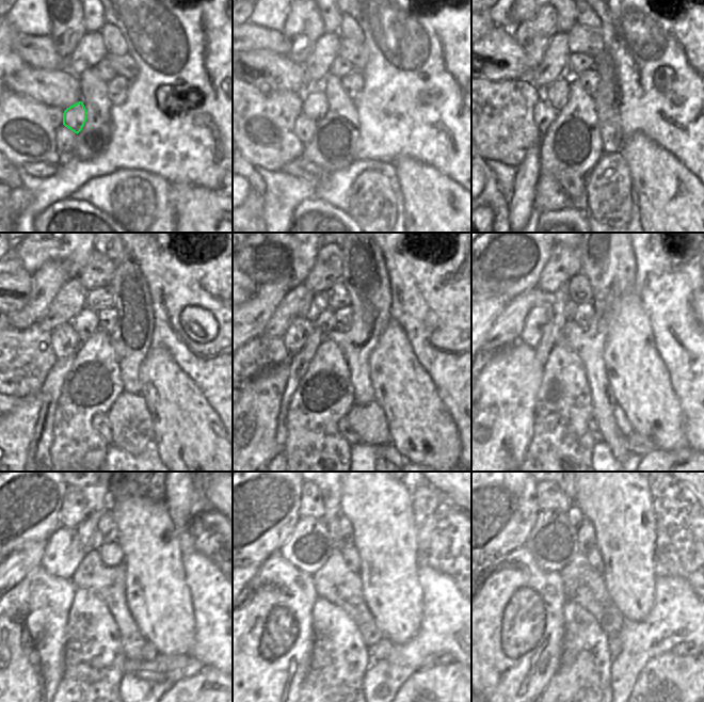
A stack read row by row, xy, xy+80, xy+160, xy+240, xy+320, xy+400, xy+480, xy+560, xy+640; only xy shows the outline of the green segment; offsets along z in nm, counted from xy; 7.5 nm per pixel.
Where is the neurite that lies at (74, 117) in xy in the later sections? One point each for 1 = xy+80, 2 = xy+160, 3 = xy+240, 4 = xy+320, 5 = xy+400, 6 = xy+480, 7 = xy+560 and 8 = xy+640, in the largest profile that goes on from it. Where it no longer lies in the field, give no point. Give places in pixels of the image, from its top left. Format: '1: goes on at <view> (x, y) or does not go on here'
1: goes on at xy+80 (315, 102)
2: goes on at xy+160 (557, 94)
3: goes on at xy+240 (85, 323)
4: goes on at xy+320 (325, 320)
5: goes on at xy+400 (571, 306)
6: goes on at xy+480 (96, 537)
7: goes on at xy+560 (333, 525)
8: goes on at xy+640 (574, 514)

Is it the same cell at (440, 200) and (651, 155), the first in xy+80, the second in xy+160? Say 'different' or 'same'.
same

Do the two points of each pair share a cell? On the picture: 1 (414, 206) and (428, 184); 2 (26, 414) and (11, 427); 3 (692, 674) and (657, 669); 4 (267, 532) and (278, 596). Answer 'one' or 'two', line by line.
1: one
2: one
3: one
4: two

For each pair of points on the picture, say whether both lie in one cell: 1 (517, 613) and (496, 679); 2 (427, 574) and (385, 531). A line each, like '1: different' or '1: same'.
1: same
2: different

